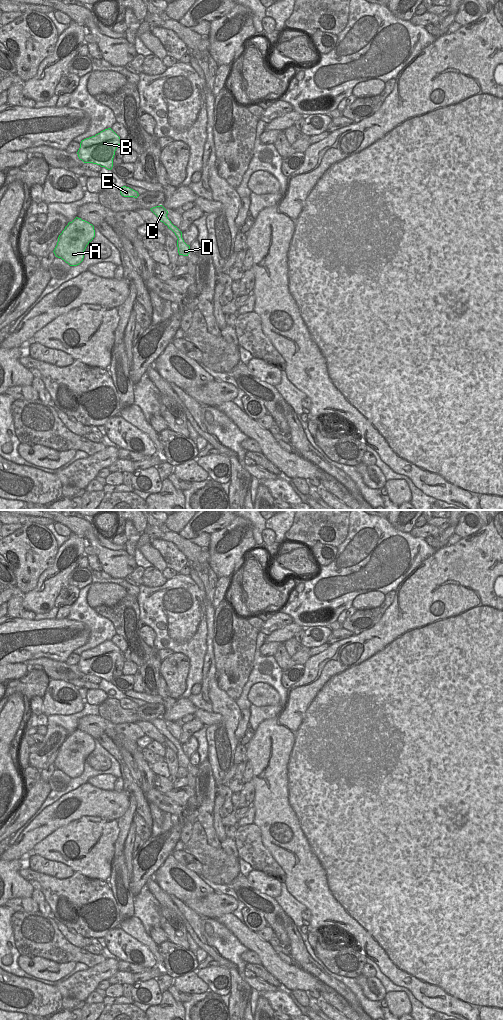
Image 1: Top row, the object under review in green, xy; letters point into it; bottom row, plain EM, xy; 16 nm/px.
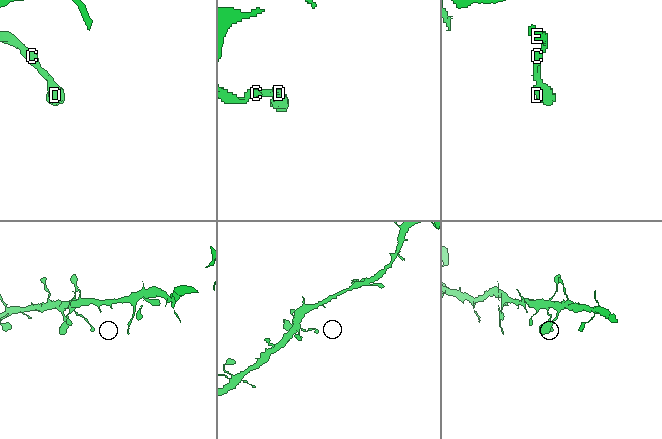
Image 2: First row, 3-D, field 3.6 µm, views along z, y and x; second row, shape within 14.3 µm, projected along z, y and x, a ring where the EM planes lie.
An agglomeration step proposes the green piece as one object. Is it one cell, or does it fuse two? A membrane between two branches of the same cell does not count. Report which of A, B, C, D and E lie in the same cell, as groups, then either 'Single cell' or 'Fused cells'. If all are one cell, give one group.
Groups: A B C D E. Single cell

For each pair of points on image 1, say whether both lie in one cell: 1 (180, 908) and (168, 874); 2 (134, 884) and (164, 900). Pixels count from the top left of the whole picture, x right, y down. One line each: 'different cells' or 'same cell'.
1: different cells
2: different cells

